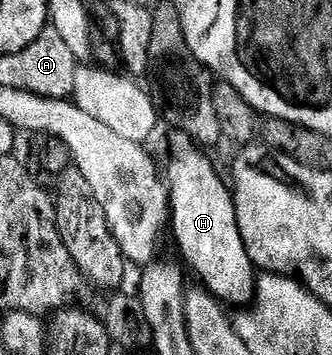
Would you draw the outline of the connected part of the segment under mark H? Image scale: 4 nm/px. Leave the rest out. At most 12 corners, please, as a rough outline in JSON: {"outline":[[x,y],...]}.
{"outline":[[171,136],[170,234],[203,289],[247,307],[258,271],[229,183]]}

